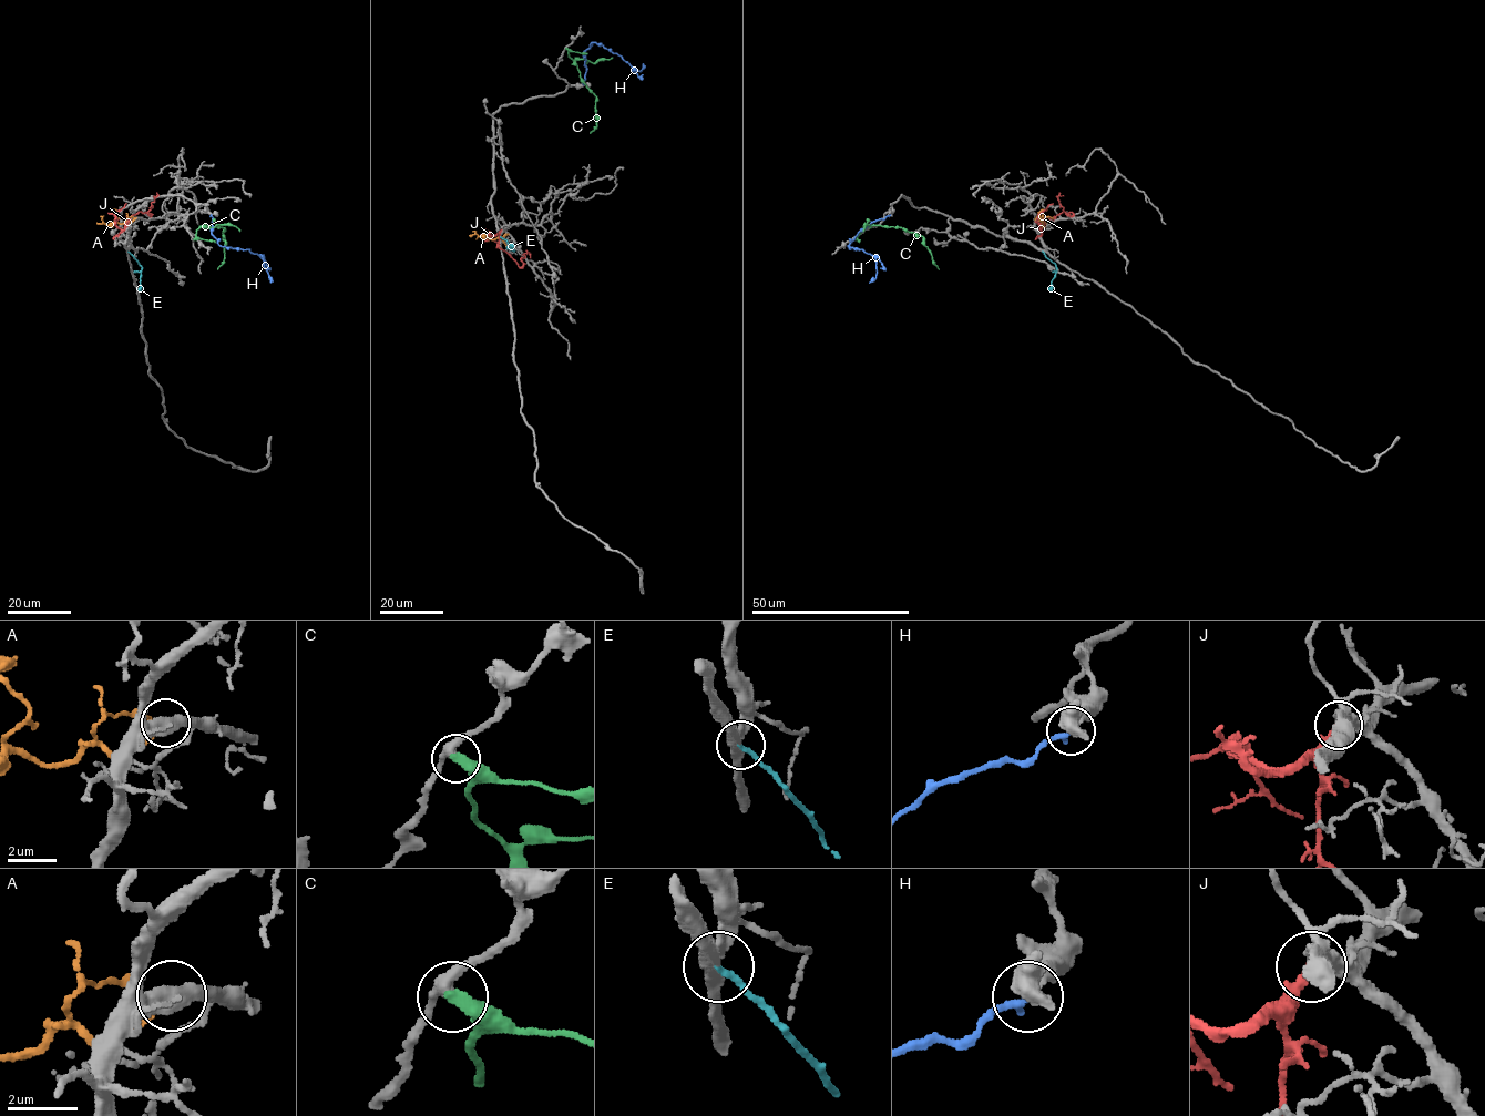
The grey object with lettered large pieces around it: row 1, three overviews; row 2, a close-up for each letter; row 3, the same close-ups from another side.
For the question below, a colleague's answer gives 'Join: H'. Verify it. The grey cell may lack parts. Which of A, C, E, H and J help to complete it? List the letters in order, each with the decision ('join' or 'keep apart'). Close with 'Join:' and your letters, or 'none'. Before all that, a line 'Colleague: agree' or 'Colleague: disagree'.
Colleague: agree
A: keep apart
C: keep apart
E: keep apart
H: join
J: keep apart
Join: H

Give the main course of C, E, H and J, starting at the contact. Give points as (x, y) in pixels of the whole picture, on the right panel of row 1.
C: (853, 239), (871, 225), (900, 226), (923, 237), (939, 269)
E: (1042, 252), (1056, 267), (1050, 290)
H: (890, 215), (871, 222), (848, 246), (876, 258), (877, 273), (869, 283)
J: (1035, 222), (1041, 223), (1064, 212), (1073, 215), (1067, 215), (1060, 204), (1058, 196), (1063, 195)

